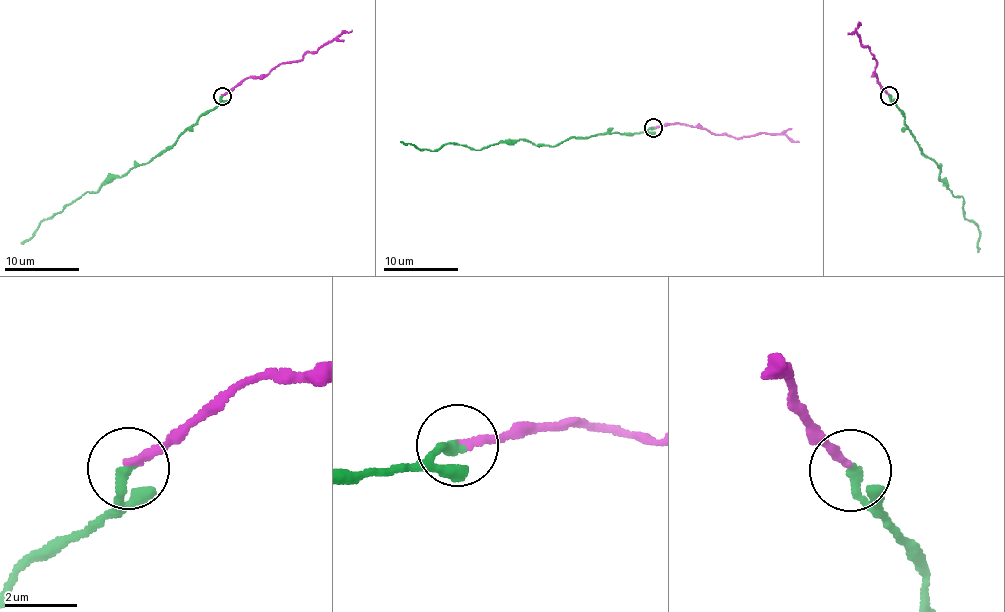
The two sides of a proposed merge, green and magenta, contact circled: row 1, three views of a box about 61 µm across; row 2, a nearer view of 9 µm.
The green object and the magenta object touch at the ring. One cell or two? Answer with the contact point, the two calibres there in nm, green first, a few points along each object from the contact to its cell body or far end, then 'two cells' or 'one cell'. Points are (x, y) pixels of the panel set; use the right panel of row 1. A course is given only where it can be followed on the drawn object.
place (889, 95); calibres 300 and 220 nm; course green (889, 95), (921, 152), (941, 167), (940, 180), (963, 197), (965, 218), (978, 225), (978, 251); course magenta (889, 95), (873, 73), (876, 61), (873, 54), (855, 34), (859, 21); one cell

